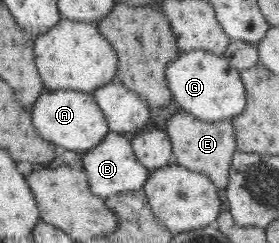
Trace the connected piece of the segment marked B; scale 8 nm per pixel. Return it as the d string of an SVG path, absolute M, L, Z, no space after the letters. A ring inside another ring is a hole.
M109 131L99 144L82 153L79 166L87 174L87 183L91 188L91 192L105 200L127 191L137 191L139 193L143 190L143 185L147 181L149 173L148 169L136 158L130 136L114 131Z

